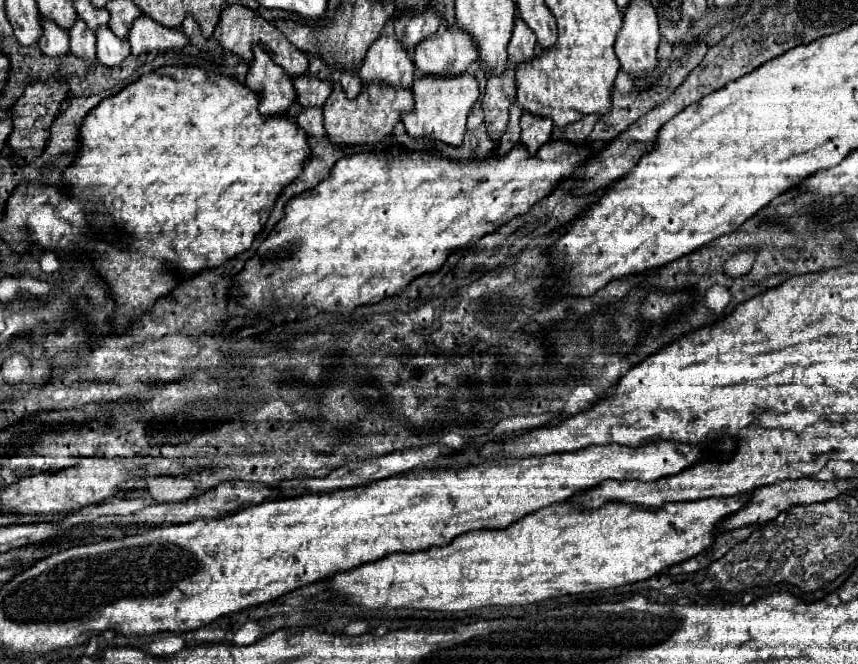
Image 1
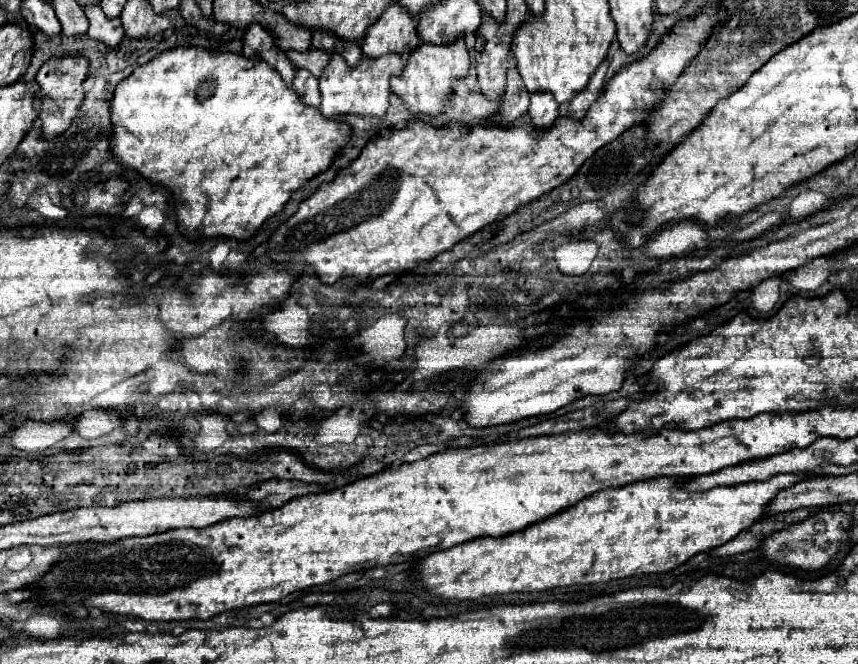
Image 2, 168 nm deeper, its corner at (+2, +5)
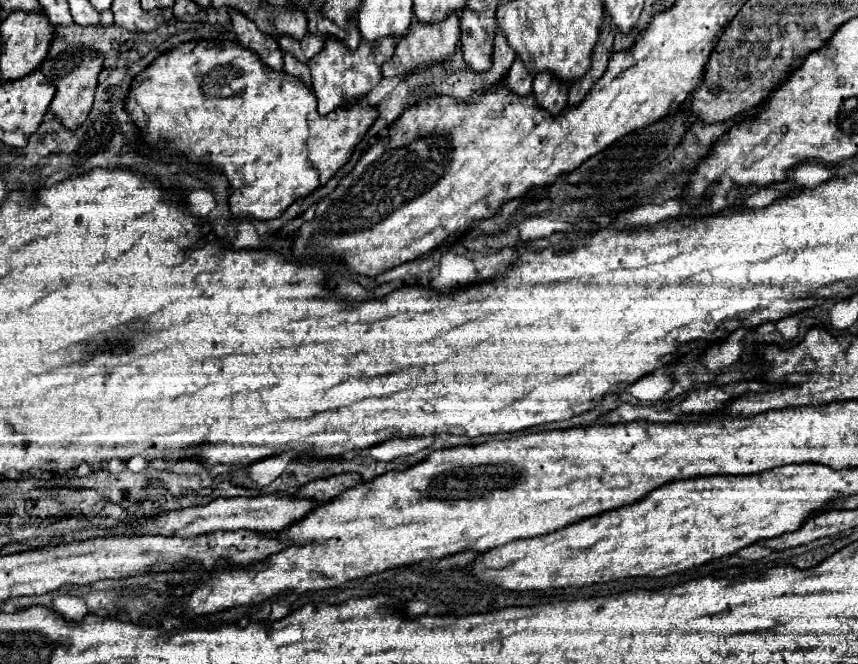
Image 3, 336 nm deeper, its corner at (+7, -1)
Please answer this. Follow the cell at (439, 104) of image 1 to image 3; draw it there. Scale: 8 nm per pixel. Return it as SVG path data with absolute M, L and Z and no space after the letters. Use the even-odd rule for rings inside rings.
M454 13L448 15L446 21L440 21L440 23L424 23L422 25L422 21L412 21L406 35L398 39L394 55L382 65L382 75L384 77L406 75L432 61L438 61L438 63L448 61L454 55L458 41L460 41L460 23L458 23L458 15L454 15Z

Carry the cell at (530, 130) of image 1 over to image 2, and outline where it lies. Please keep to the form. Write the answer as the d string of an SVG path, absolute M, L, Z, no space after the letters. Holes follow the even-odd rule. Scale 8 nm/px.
M531 95L529 119L537 131L547 131L559 117L559 107L551 95Z

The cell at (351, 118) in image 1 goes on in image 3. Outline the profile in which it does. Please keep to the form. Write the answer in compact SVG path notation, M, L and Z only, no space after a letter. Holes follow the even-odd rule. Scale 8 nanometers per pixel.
M328 37L322 51L308 61L308 67L312 71L312 87L318 97L318 113L326 115L328 111L344 107L352 101L362 99L364 95L368 95L370 89L374 89L380 83L382 63L388 57L392 57L394 47L396 47L394 37L384 37L376 43L368 43L362 39L360 45L352 51L352 49L344 47L344 43L338 41L336 37Z

